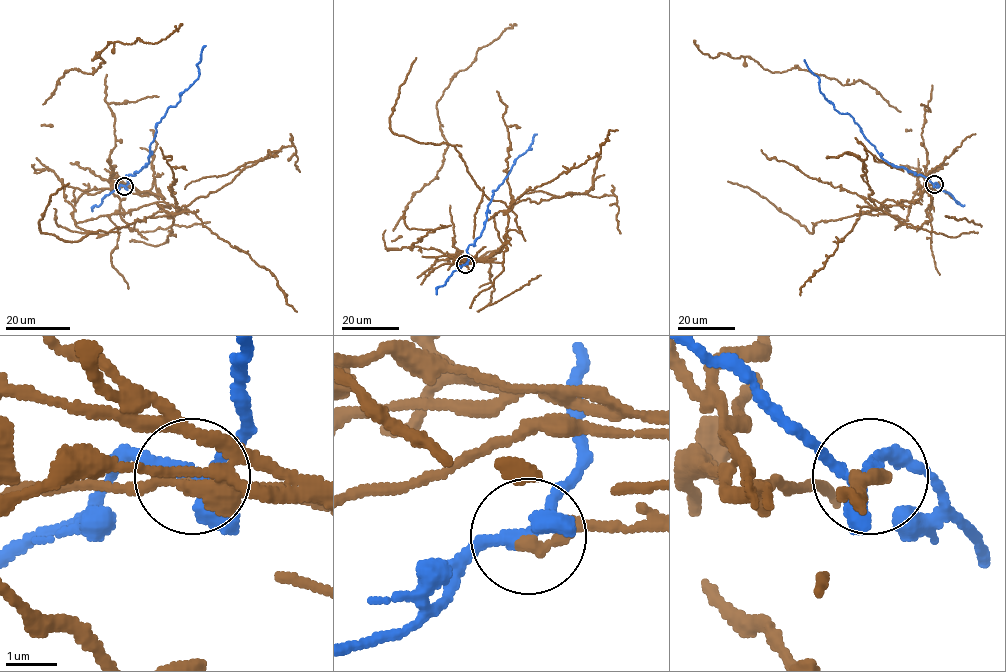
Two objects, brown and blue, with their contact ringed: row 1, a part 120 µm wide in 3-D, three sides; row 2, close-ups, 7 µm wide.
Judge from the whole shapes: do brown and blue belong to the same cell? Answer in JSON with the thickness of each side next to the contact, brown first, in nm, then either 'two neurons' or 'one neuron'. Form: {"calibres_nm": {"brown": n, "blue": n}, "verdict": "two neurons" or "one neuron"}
{"calibres_nm": {"brown": 240, "blue": 280}, "verdict": "two neurons"}

